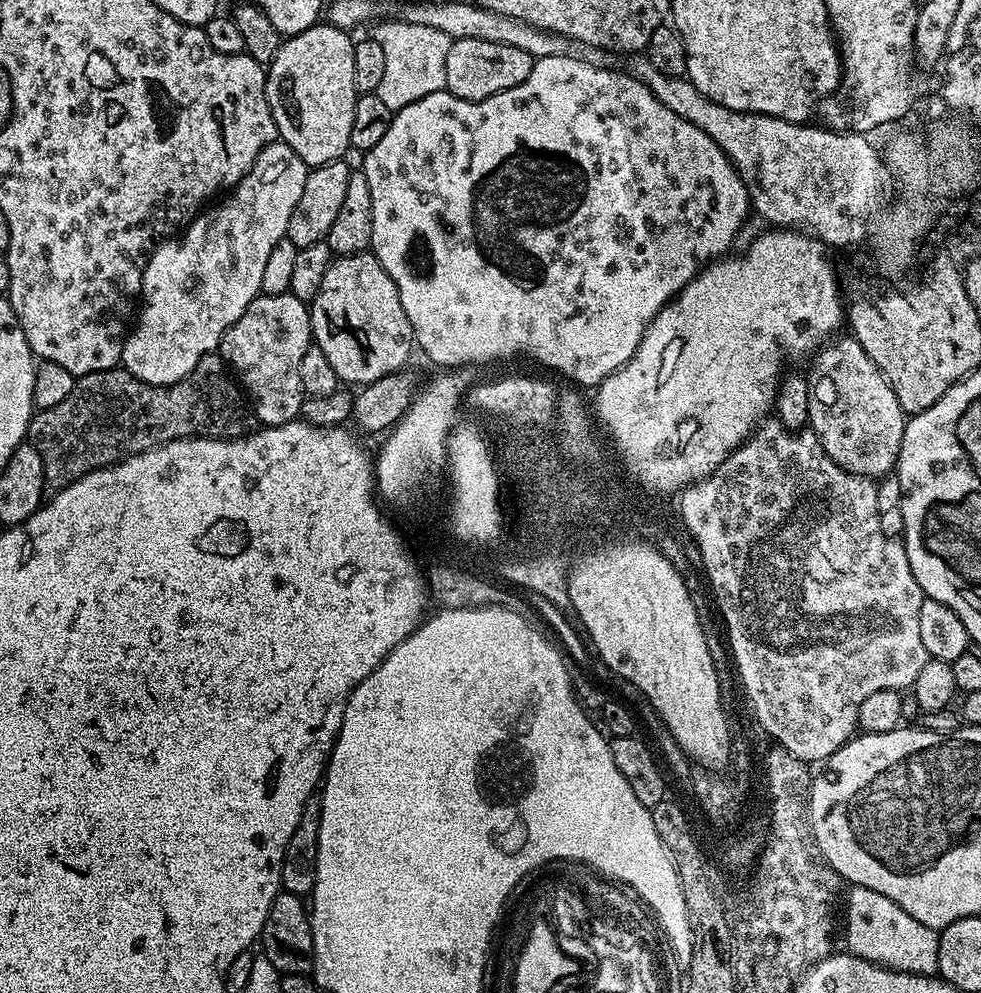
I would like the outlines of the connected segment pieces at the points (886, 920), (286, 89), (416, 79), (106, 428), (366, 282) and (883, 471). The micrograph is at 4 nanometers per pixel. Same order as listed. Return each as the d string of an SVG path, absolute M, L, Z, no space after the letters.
M859 886L847 889L846 900L848 905L842 908L842 932L848 935L847 951L869 960L871 964L880 964L884 968L893 968L896 972L919 972L922 976L931 976L938 969L938 942L940 941L937 929L922 926L918 918L910 918L898 902L886 898L886 894L878 894L878 890L870 890Z
M317 22L313 28L287 37L266 68L264 93L270 102L270 114L274 114L277 137L309 169L341 159L350 147L358 93L354 86L356 46L348 36L345 29Z
M393 18L389 24L377 26L374 38L378 46L382 46L382 55L386 58L386 71L374 94L386 102L392 113L410 106L410 102L418 102L418 98L426 98L426 94L445 91L446 54L453 42L451 36L434 30L434 26Z
M209 354L201 358L186 378L173 384L147 384L134 378L123 366L79 377L74 390L58 406L41 408L33 415L26 440L38 450L38 458L42 458L45 489L59 490L69 488L75 480L94 470L119 464L127 456L137 456L171 440L186 440L190 436L239 438L249 431L248 416L250 420L245 393L230 375L228 365L219 354Z
M371 251L355 252L352 256L336 256L328 265L318 294L310 301L312 313L312 338L315 347L322 350L326 362L330 362L337 381L355 386L372 384L383 376L397 373L405 367L408 355L414 352L412 327L402 310L402 298L398 298L398 286L386 274Z
M845 334L841 340L829 339L815 353L816 361L812 369L806 372L808 377L808 424L811 431L822 442L822 450L838 466L842 466L855 476L871 476L883 478L895 469L896 459L901 456L902 434L906 423L906 414L894 398L894 390L886 382L886 378L878 370L878 366L862 350L862 346L856 341L856 337Z

